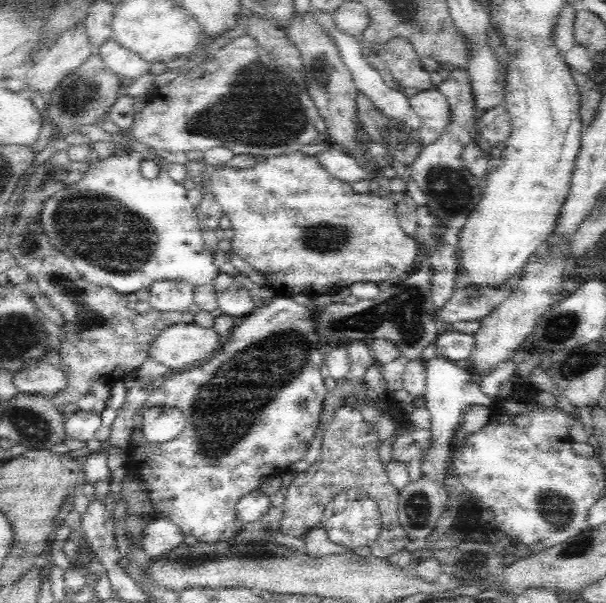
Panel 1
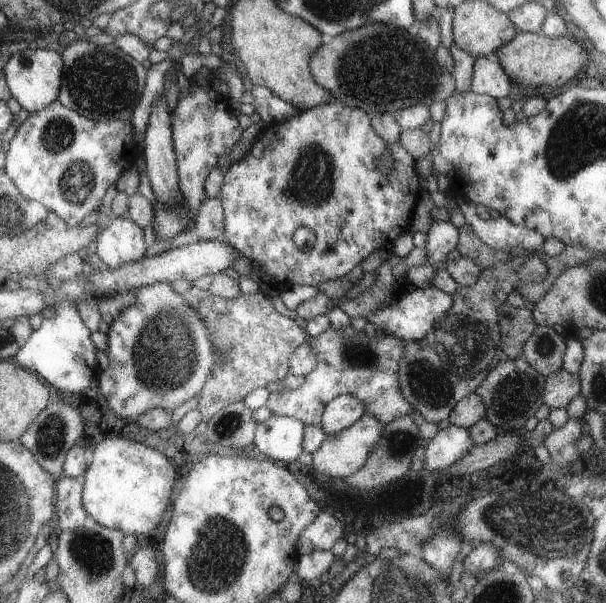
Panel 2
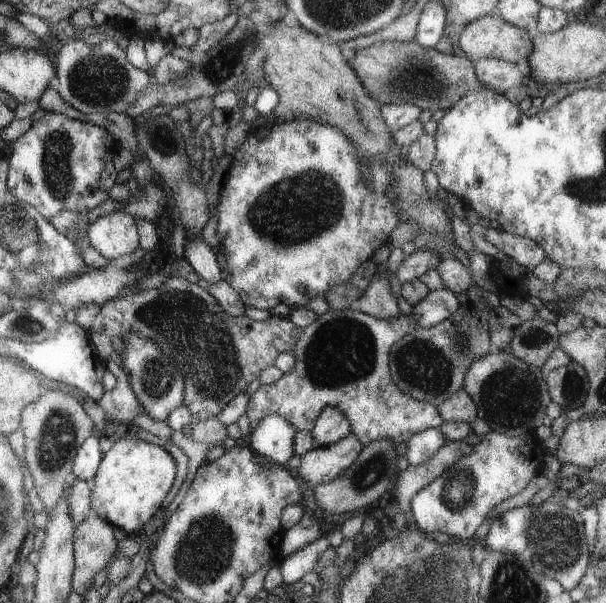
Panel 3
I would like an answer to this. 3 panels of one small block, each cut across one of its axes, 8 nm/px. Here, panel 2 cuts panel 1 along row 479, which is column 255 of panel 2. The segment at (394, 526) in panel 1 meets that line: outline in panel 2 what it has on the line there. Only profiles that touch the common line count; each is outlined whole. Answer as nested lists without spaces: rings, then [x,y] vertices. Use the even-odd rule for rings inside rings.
[[[261,290],[252,294],[241,293],[232,299],[210,294],[195,302],[196,312],[206,324],[214,348],[218,348],[218,352],[222,352],[222,348],[226,350],[226,360],[218,360],[214,372],[197,394],[202,422],[207,422],[225,406],[243,401],[255,388],[266,387],[268,383],[286,377],[289,374],[288,360],[301,344],[306,343],[307,332],[293,319],[280,314],[270,297]]]

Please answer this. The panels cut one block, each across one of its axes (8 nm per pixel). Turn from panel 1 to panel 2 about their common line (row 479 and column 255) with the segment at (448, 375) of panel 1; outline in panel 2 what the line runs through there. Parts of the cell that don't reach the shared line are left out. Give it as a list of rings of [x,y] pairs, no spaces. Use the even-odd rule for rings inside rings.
[[[272,415],[258,424],[254,434],[256,448],[280,464],[293,462],[302,454],[305,424],[298,418]]]

